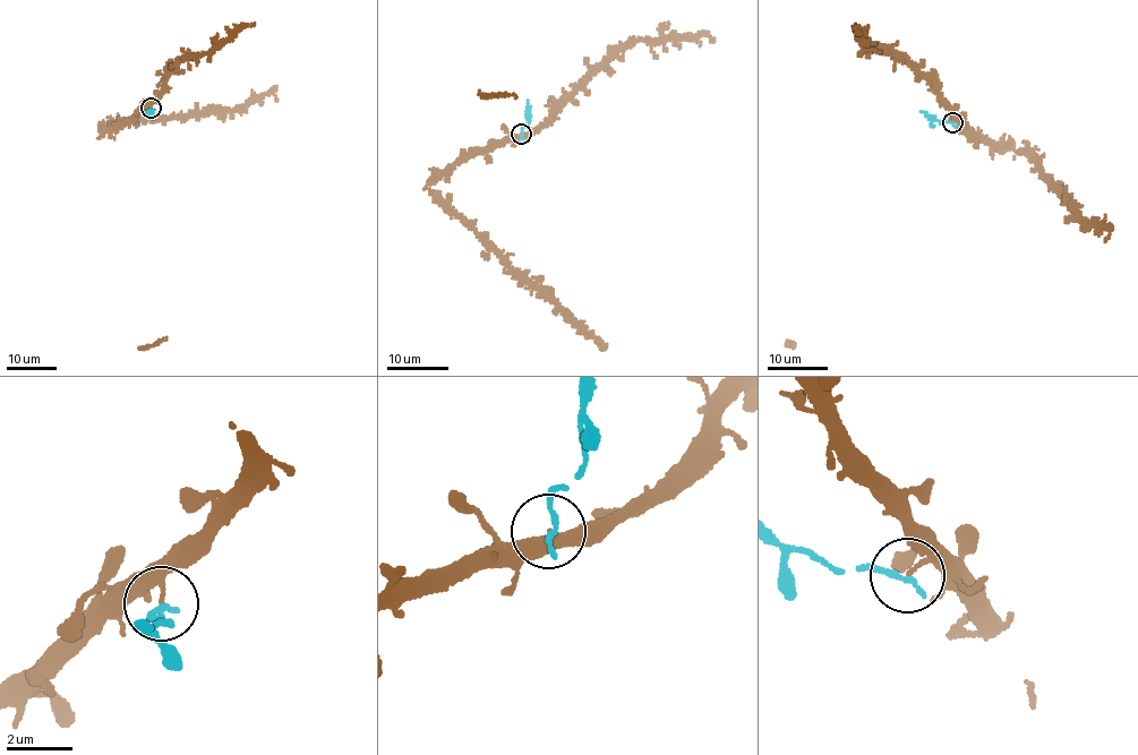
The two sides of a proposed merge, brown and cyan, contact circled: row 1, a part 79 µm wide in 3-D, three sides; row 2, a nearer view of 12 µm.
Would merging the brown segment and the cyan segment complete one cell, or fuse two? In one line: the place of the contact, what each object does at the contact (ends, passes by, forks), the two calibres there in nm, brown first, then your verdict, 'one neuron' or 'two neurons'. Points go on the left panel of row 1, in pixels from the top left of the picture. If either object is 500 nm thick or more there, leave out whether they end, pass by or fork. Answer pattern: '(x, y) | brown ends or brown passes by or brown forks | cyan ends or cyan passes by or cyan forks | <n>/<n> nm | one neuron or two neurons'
(151, 108) | brown ends | cyan ends | 130/190 nm | two neurons

